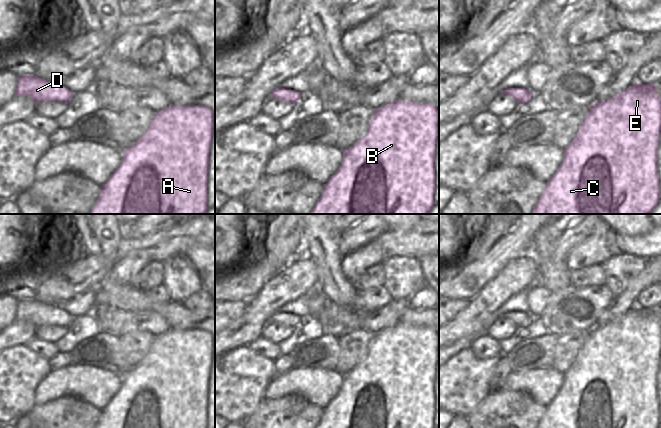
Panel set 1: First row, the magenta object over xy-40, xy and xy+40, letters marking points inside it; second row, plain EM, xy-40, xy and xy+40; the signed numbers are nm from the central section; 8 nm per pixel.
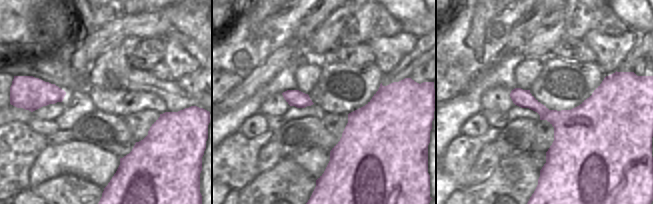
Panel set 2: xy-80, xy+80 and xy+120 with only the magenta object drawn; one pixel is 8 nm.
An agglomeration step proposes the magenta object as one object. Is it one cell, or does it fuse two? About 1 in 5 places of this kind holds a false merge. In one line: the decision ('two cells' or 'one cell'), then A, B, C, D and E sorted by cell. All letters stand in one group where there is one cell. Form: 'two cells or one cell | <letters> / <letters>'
one cell | A B C D E

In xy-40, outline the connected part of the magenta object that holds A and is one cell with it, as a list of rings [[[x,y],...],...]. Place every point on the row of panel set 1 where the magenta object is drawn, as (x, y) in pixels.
[[[170,106],[153,117],[147,131],[129,148],[123,151],[121,165],[101,186],[101,193],[89,214],[205,214],[207,207],[207,173],[209,149],[213,135],[213,111],[206,106]]]

